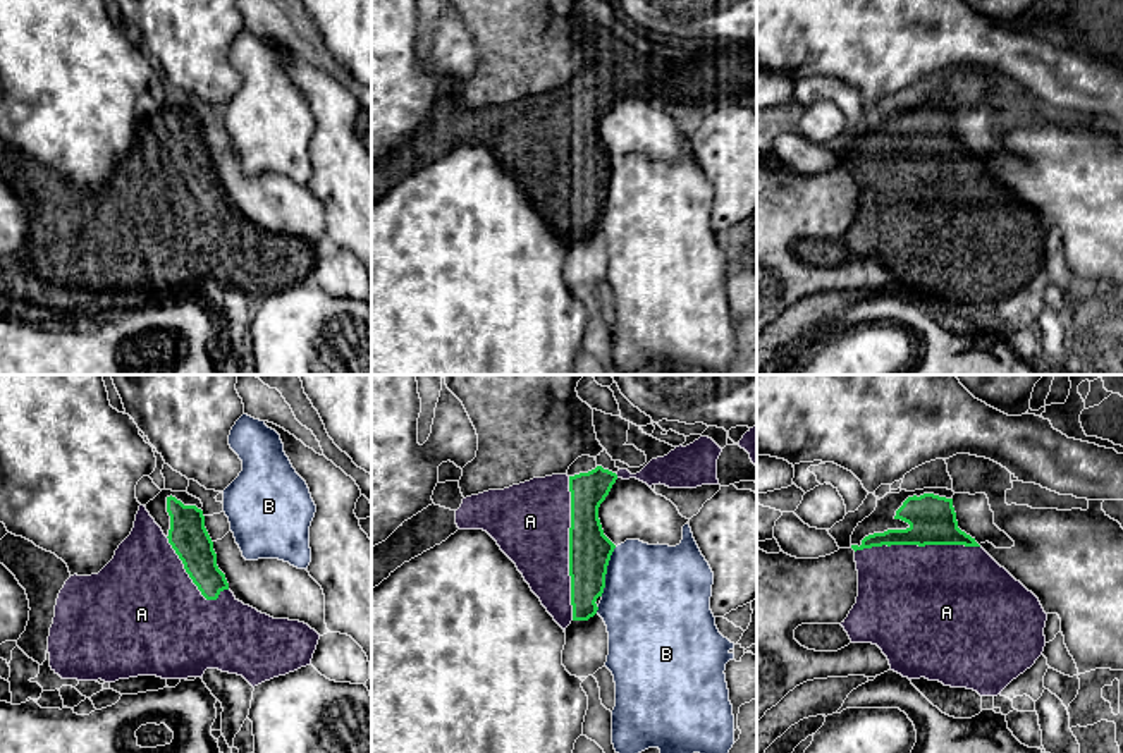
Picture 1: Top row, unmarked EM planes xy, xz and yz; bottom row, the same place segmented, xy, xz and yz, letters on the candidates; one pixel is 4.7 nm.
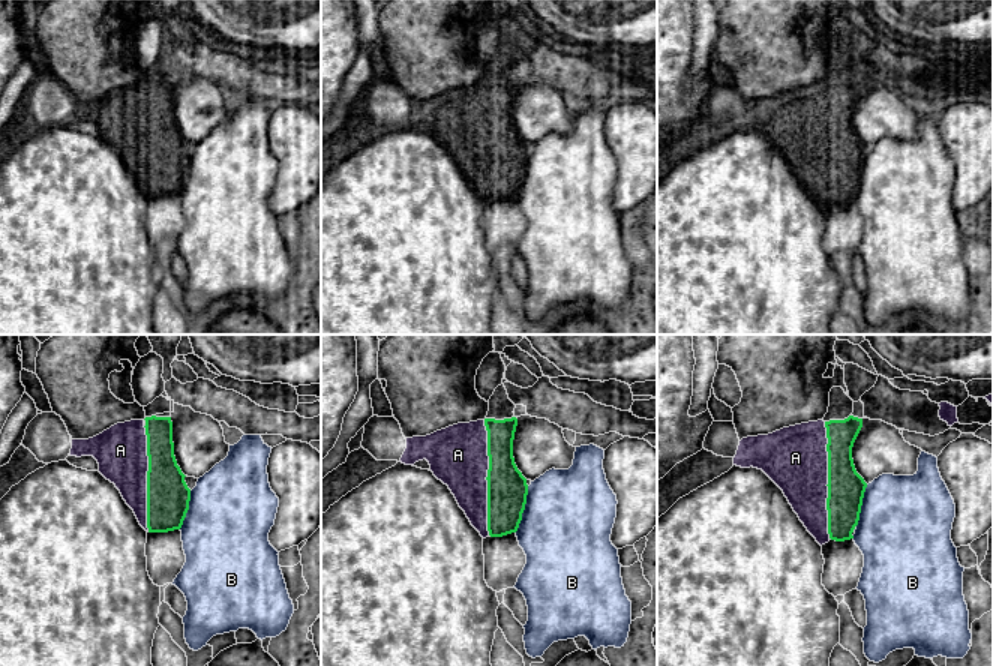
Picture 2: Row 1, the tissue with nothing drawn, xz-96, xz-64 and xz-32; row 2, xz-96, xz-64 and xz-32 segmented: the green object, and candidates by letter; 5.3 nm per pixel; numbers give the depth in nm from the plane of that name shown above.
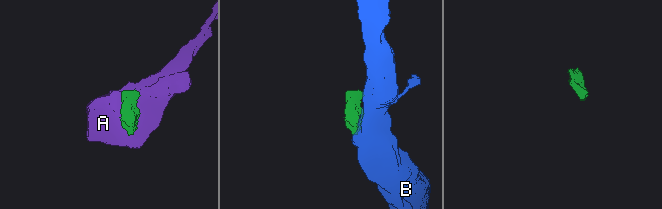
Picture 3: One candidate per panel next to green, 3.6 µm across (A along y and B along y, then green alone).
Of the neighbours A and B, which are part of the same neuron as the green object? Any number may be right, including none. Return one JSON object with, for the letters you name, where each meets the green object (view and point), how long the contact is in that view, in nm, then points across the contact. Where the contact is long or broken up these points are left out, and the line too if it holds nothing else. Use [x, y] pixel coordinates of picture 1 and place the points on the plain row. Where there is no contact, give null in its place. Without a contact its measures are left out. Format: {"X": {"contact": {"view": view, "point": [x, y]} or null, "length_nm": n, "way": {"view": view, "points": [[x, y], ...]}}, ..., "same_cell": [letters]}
{"A": {"contact": {"view": "xz", "point": [570, 164]}, "length_nm": 650}, "same_cell": ["A"]}

